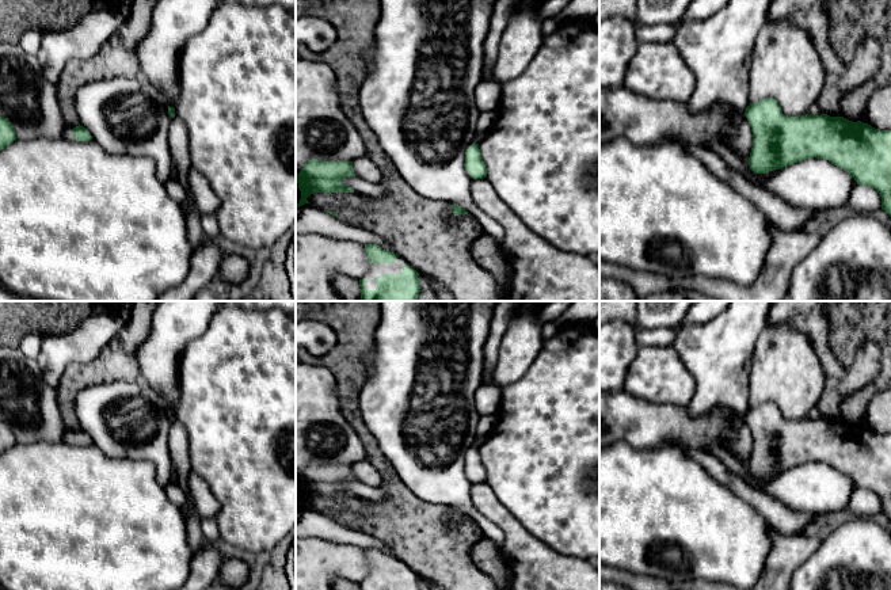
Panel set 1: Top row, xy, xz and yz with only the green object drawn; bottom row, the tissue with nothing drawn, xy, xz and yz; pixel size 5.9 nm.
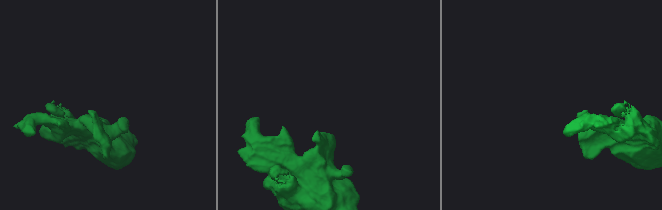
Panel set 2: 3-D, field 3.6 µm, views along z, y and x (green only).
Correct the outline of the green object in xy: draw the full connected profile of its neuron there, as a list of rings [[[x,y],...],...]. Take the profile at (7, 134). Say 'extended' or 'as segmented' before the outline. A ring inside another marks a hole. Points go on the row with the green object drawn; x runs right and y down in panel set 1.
as segmented; [[[0,117],[0,151],[12,144],[16,134],[8,118]]]

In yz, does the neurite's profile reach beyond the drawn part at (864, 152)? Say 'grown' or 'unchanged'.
unchanged

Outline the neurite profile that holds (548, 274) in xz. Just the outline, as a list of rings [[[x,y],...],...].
[[[472,179],[471,197],[504,231],[500,248],[513,273],[506,301],[599,301],[599,267],[589,256],[563,252],[537,236],[500,199],[488,179]]]

